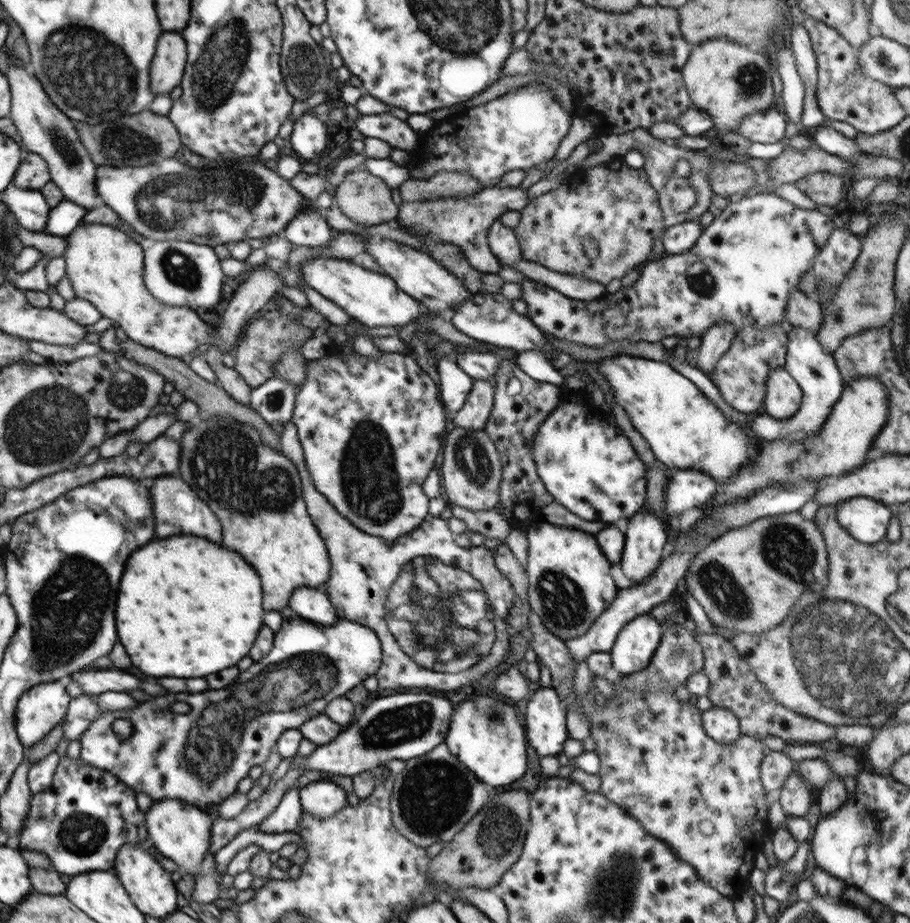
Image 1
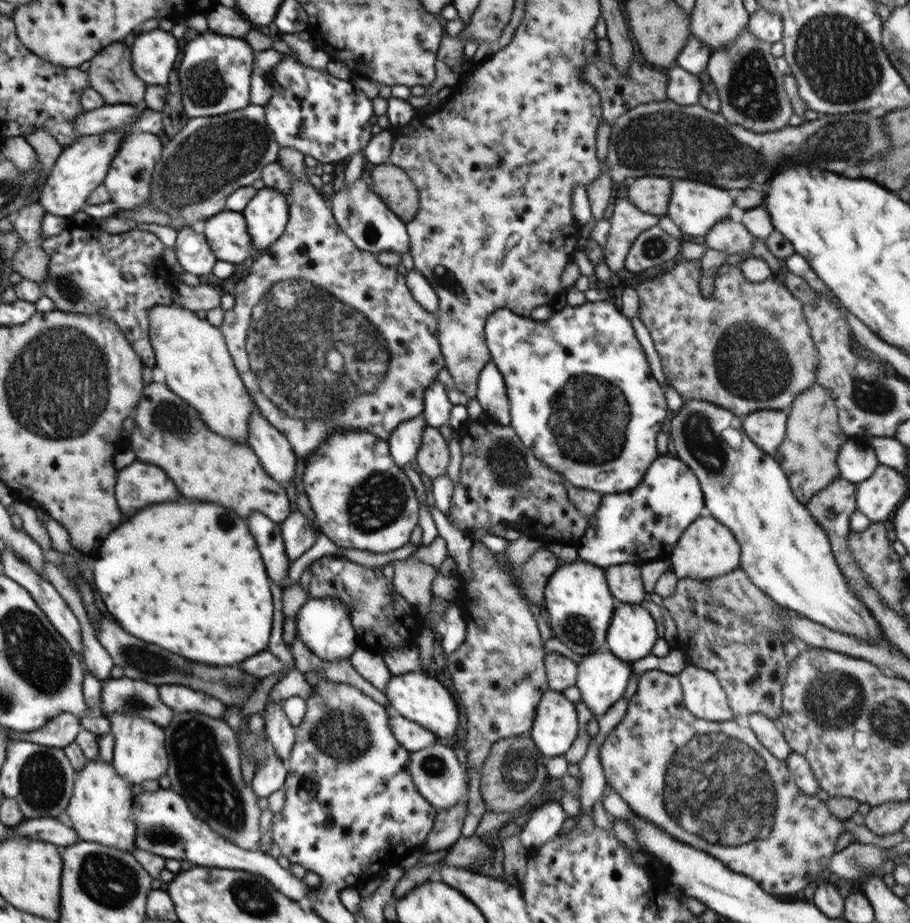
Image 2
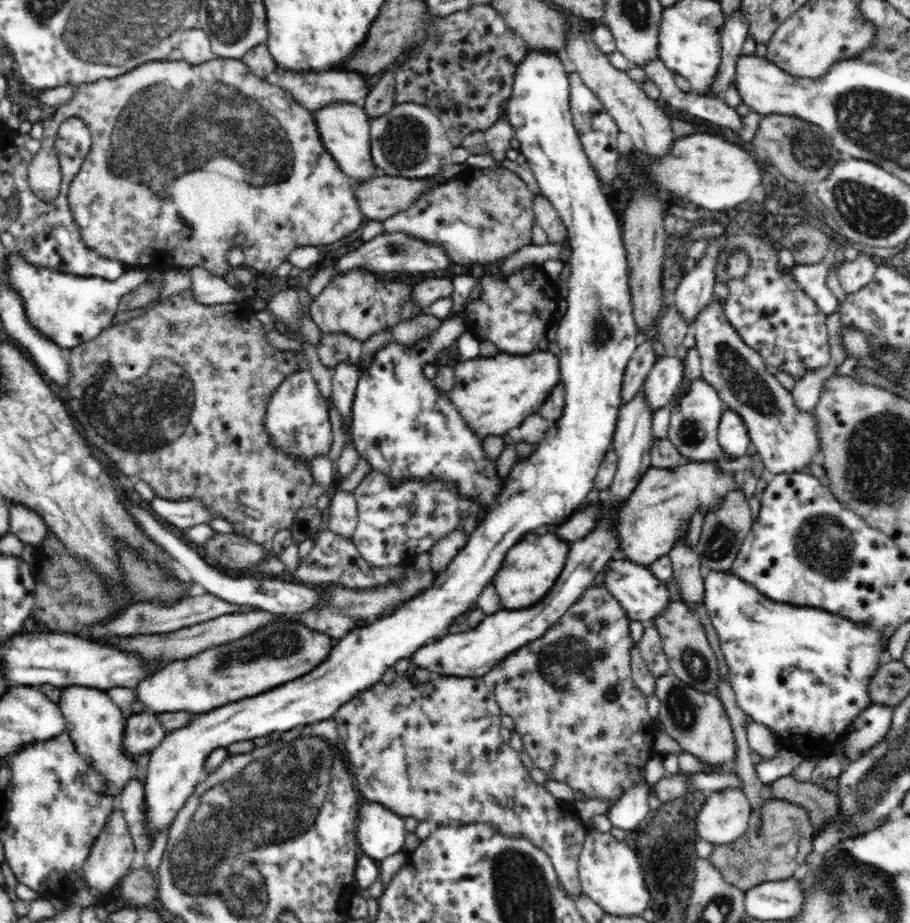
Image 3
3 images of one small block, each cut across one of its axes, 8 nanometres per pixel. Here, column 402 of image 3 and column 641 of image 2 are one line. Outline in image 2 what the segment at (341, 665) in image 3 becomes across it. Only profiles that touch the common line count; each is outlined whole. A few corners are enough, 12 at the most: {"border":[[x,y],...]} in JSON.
{"border":[[619,603],[607,650],[626,662],[648,656],[656,621],[640,603]]}

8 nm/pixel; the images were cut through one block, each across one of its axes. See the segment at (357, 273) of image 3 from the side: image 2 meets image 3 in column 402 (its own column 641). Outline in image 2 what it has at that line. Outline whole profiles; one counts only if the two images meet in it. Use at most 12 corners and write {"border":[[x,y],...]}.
{"border":[[738,264],[635,288],[667,384],[744,417],[815,383],[803,303]]}

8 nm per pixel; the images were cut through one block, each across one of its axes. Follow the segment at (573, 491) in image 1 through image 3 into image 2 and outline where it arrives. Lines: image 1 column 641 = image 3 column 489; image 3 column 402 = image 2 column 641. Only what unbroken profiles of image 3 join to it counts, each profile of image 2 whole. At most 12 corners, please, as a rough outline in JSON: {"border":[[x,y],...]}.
{"border":[[606,300],[490,313],[511,427],[592,493],[636,488],[670,419]]}

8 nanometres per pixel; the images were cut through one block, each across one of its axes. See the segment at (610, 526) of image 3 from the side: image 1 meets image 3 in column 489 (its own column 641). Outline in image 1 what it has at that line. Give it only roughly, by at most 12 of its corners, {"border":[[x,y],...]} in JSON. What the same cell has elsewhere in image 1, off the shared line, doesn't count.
{"border":[[647,613],[620,630],[609,652],[622,675],[648,668],[662,626]]}

